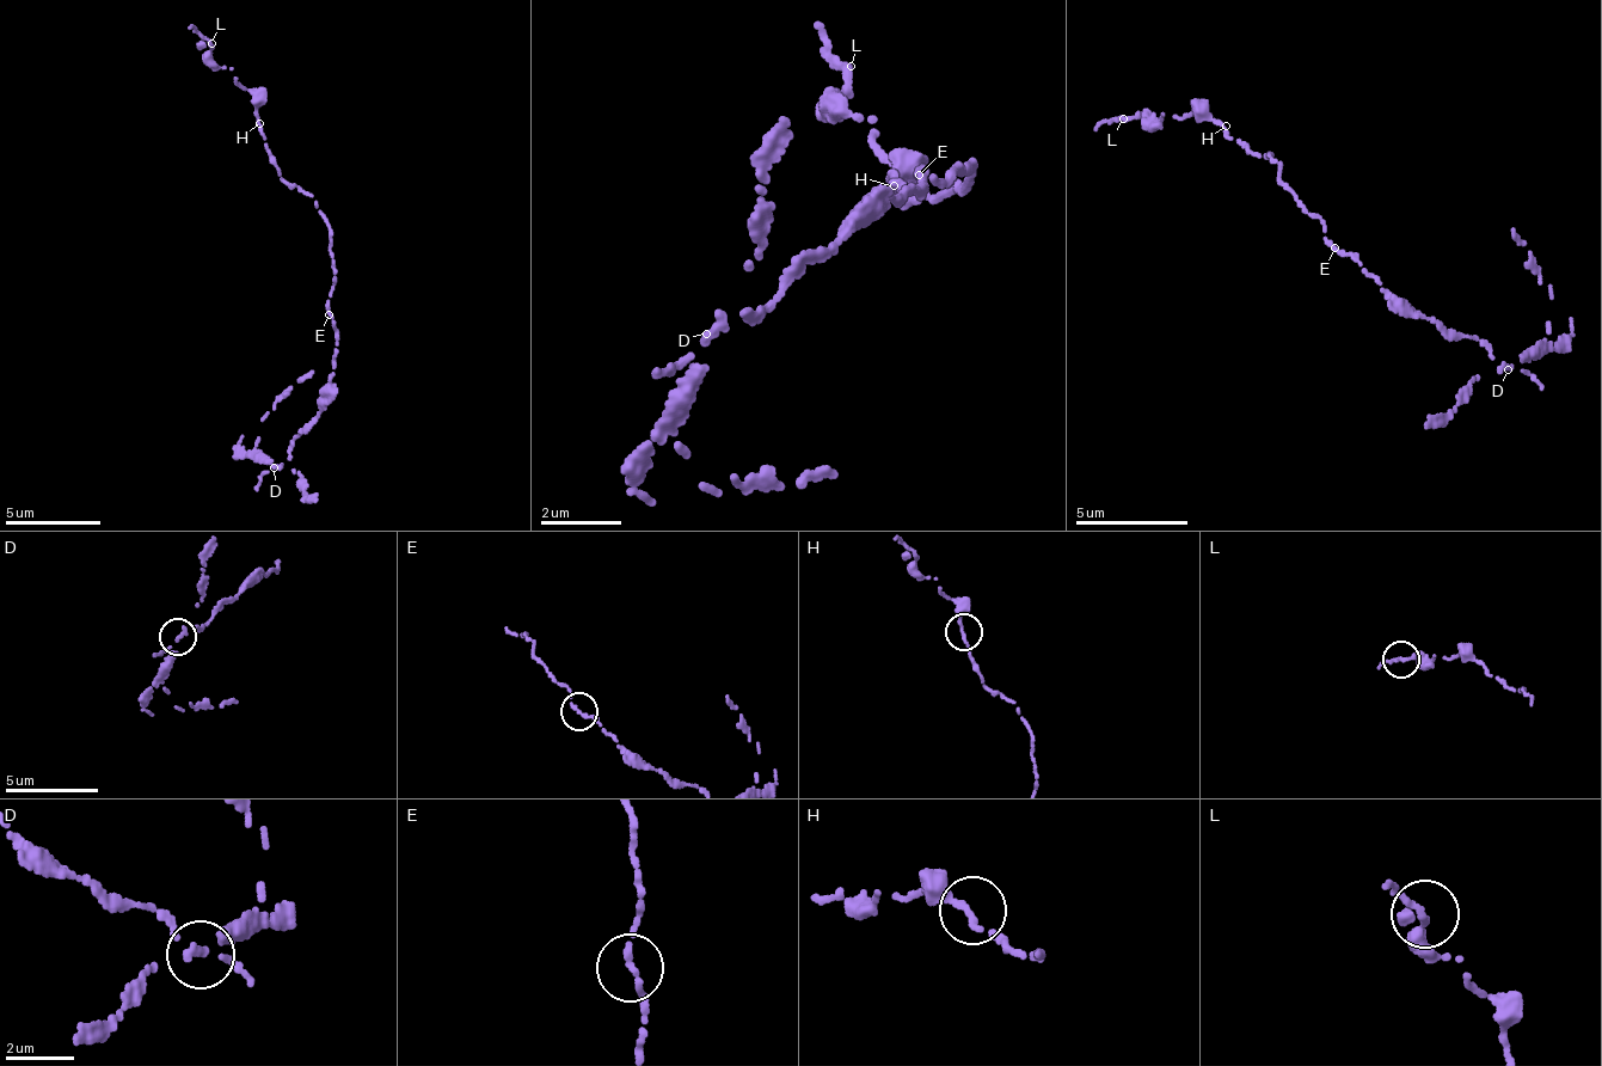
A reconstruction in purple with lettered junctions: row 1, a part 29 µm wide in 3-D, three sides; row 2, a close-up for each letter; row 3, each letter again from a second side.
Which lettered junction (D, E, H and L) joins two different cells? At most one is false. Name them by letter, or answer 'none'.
D

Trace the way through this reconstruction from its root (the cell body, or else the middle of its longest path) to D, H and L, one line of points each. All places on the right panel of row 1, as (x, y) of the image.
D: (1334, 247), (1361, 265), (1418, 316), (1455, 328), (1495, 359), (1497, 368), (1510, 368)
H: (1334, 247), (1323, 222), (1305, 212), (1294, 189), (1277, 177), (1278, 161), (1226, 135), (1226, 126)
L: (1334, 247), (1277, 177), (1272, 155), (1190, 112), (1151, 124), (1123, 118)

